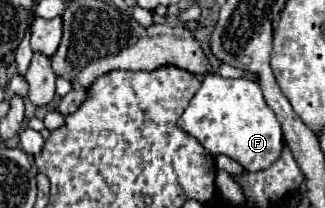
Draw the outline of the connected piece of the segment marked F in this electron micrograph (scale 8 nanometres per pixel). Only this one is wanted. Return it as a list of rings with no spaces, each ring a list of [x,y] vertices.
[[[205,75],[199,91],[179,117],[179,127],[195,137],[211,155],[227,155],[247,171],[271,167],[283,149],[281,125],[263,99],[261,87],[247,79]]]

